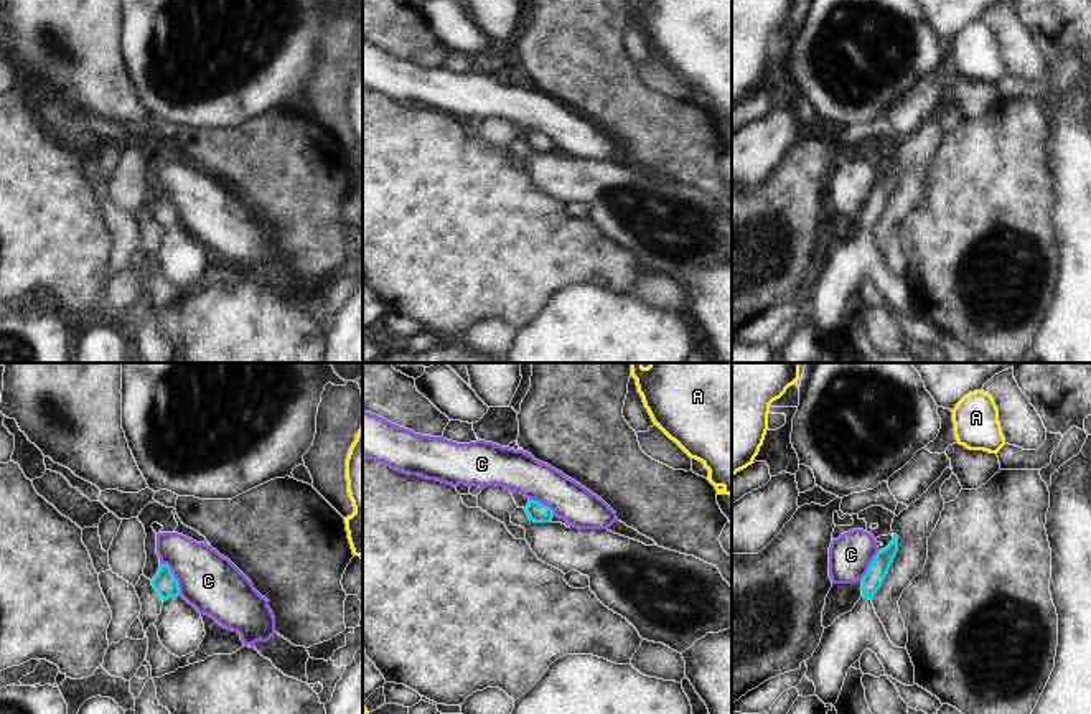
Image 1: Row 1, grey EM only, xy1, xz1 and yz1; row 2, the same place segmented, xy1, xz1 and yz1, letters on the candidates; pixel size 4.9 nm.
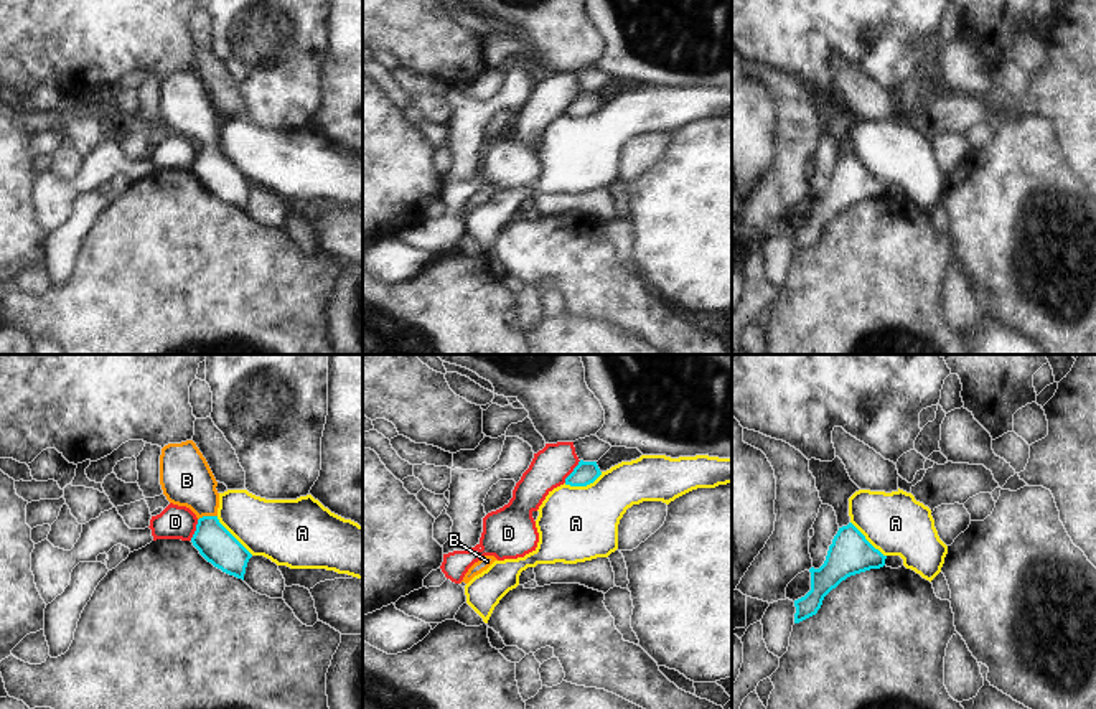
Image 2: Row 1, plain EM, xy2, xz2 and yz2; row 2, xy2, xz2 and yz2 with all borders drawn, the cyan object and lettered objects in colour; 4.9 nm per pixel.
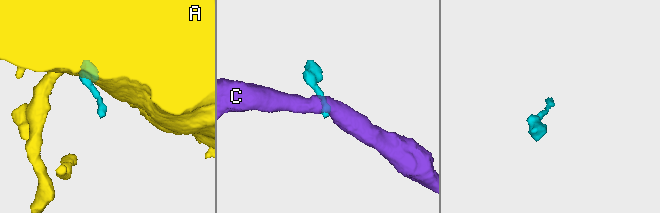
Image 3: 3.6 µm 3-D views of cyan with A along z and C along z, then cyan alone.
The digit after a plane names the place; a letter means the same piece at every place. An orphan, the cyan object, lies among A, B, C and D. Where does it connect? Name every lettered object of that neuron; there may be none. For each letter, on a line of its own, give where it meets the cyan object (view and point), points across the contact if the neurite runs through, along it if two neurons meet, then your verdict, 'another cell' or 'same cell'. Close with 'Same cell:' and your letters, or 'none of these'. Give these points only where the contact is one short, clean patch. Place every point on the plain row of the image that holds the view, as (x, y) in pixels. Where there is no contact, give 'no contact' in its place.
A: xy2 (233, 167) | along xy2 (216, 147), (252, 185) | another cell
B: xy2 (206, 147) | same cell
C: xy1 (173, 208) | along xy1 (160, 193), (170, 200), (180, 225) | another cell
D: xz2 (572, 103) | along xz2 (580, 91), (564, 112) | another cell
Same cell: B

